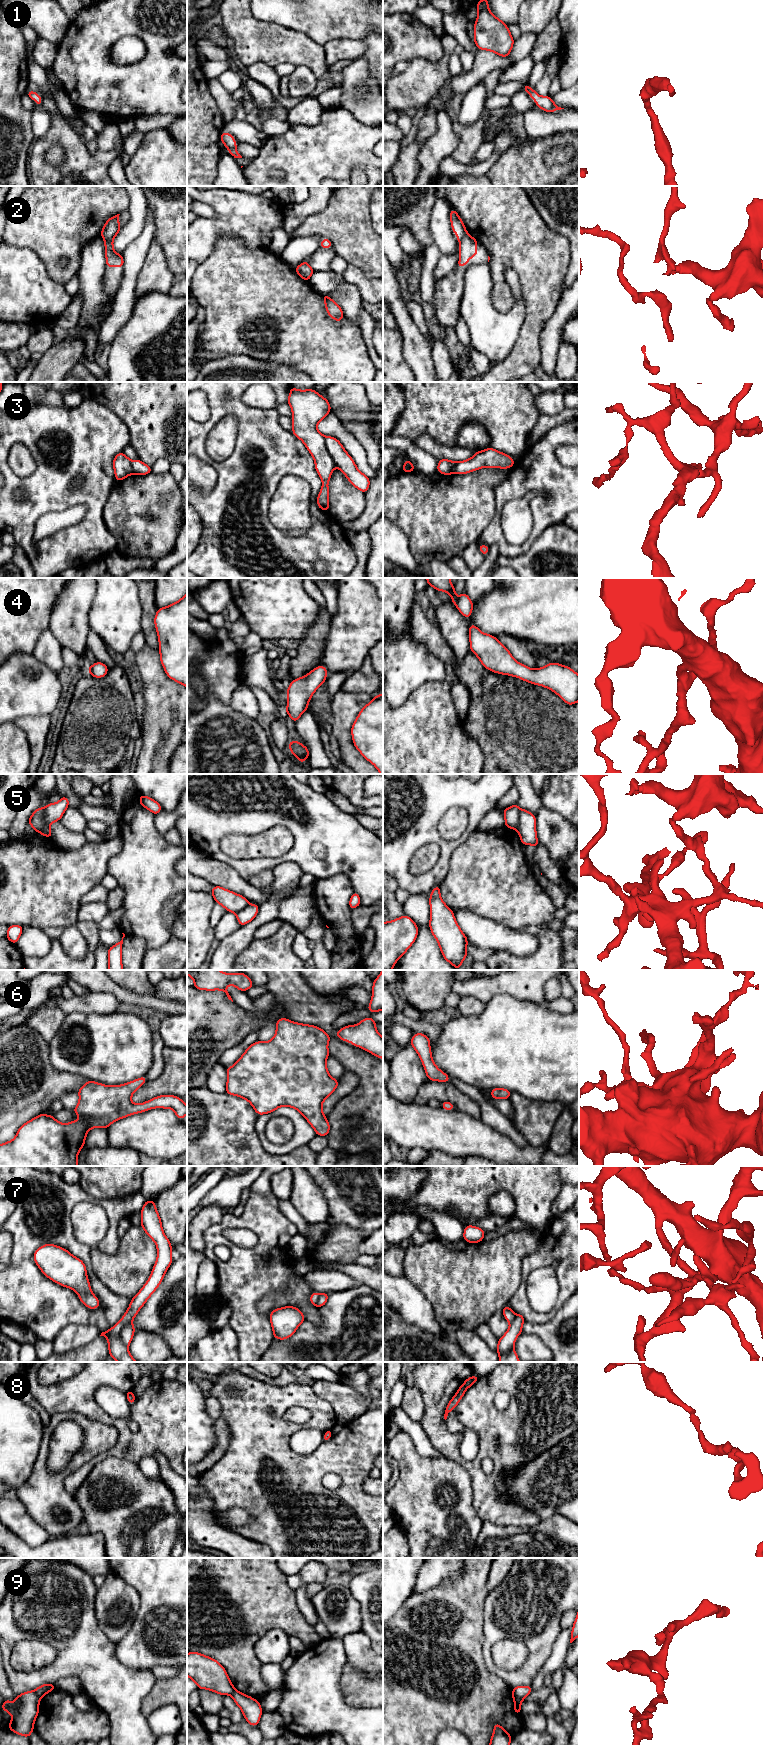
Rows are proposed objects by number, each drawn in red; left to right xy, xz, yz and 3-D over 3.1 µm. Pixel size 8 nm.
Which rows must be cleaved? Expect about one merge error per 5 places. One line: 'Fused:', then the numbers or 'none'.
Fused: 2, 3, 5, 9

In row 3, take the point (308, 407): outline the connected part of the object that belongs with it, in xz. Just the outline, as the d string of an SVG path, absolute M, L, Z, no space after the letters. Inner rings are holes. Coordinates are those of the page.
M292 386L287 403L292 409L292 433L305 444L322 480L317 505L323 511L329 511L328 482L335 463L328 453L325 436L318 431L317 425L331 411L331 406L329 401L314 389L298 390Z

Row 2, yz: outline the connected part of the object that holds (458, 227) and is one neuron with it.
M451 208L450 210L450 220L452 230L456 234L457 240L460 242L460 240L467 233L467 231L462 219L459 217L458 213L453 208Z

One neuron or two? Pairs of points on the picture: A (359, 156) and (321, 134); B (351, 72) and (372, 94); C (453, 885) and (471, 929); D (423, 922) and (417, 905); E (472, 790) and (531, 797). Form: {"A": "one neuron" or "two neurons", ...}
{"A": "one neuron", "B": "one neuron", "C": "two neurons", "D": "one neuron", "E": "two neurons"}

